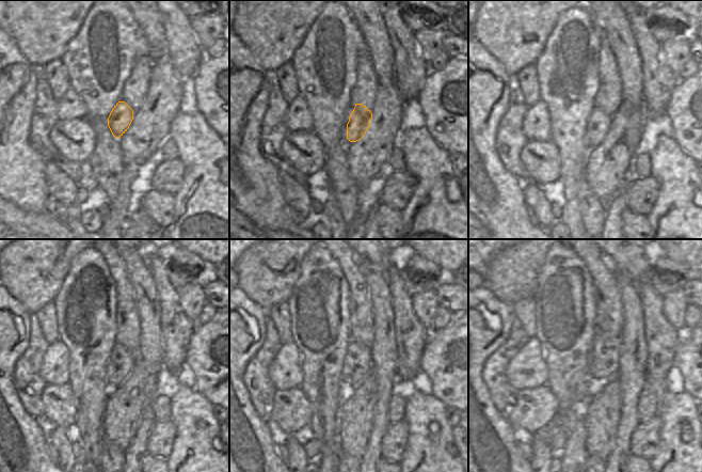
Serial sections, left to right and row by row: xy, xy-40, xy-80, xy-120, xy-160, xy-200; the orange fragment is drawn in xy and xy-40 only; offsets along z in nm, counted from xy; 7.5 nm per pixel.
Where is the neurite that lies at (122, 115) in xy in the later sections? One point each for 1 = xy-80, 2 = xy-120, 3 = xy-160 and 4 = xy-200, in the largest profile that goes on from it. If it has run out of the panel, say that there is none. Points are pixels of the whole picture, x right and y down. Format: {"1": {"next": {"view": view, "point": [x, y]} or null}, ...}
{"1": {"next": {"view": "xy-80", "point": [599, 121]}}, "2": {"next": {"view": "xy-120", "point": [122, 361]}}, "3": {"next": {"view": "xy-160", "point": [357, 365]}}, "4": {"next": {"view": "xy-200", "point": [604, 356]}}}

